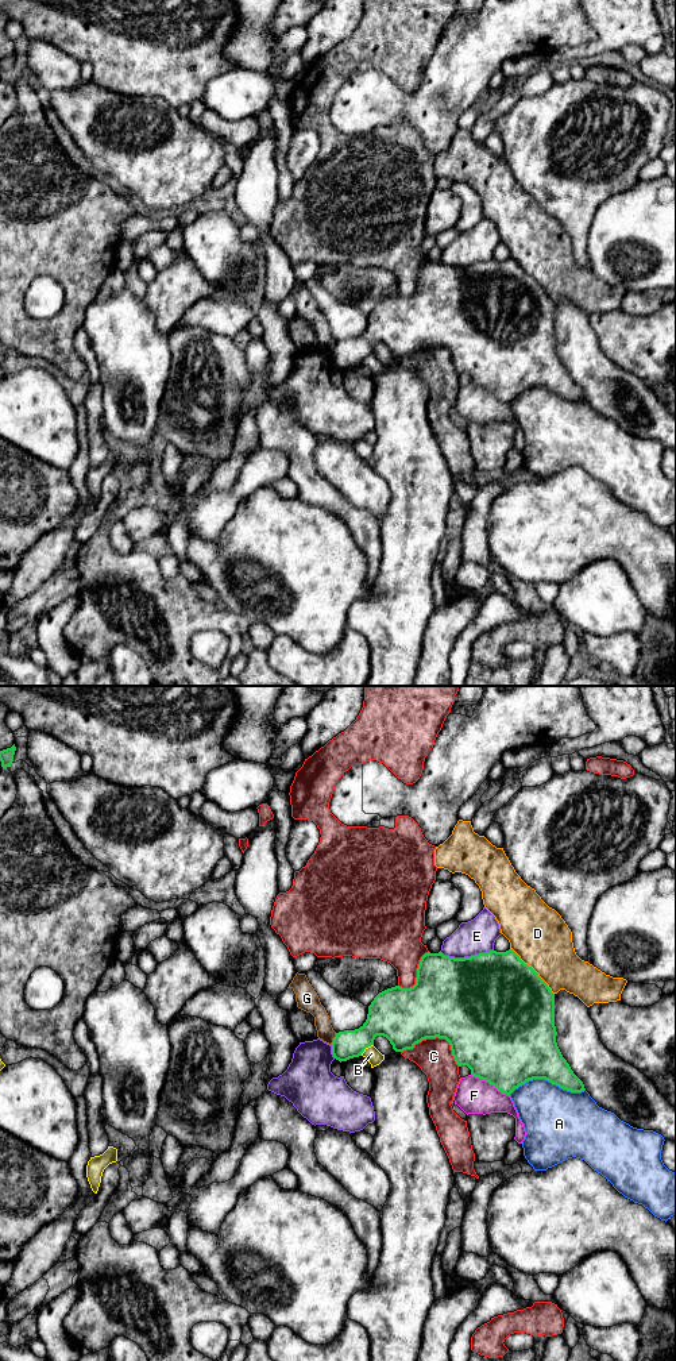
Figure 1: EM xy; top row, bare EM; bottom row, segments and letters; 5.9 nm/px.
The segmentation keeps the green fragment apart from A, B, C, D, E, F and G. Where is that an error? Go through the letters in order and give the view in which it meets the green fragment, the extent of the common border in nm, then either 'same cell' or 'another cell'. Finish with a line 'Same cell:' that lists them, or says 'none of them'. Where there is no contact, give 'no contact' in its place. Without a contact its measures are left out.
A: contact in xy; length 460 nm; another cell
B: contact in xy; length 100 nm; another cell
C: contact in xy; length 360 nm; another cell
D: contact in xy; length 380 nm; another cell
E: contact in xy; length 320 nm; another cell
F: contact in xy; length 260 nm; another cell
G: contact in xy; length 80 nm; another cell
Same cell: none of them

